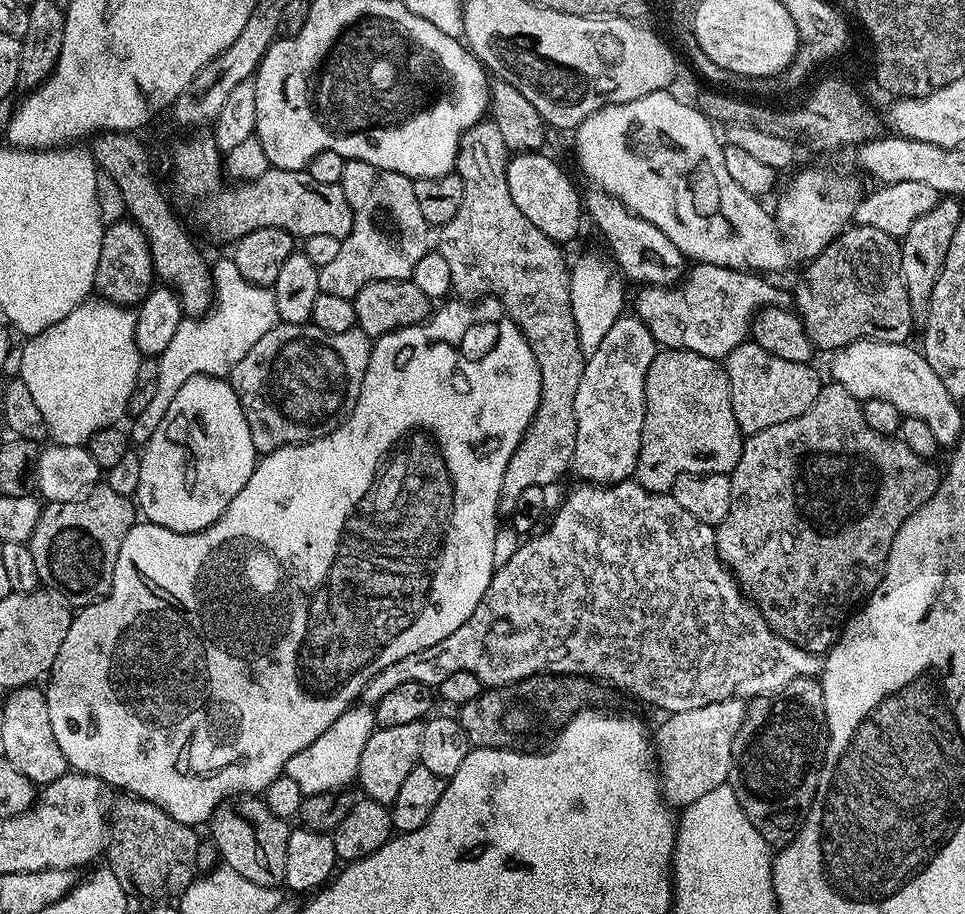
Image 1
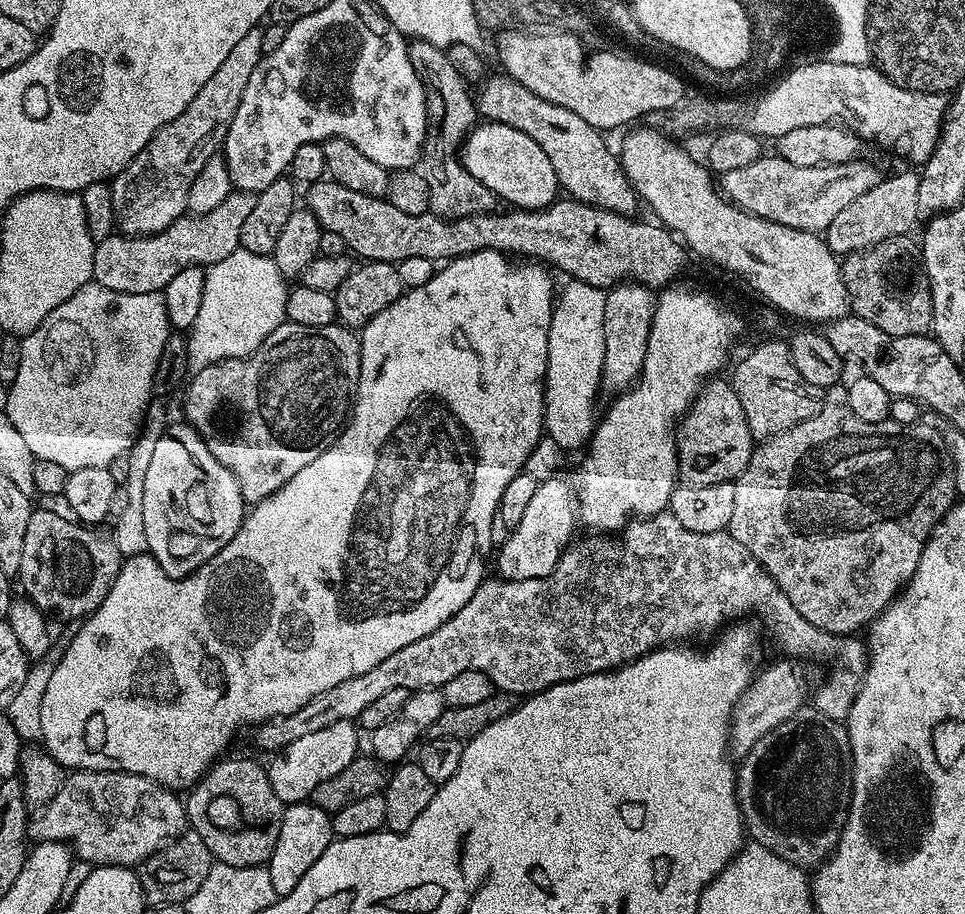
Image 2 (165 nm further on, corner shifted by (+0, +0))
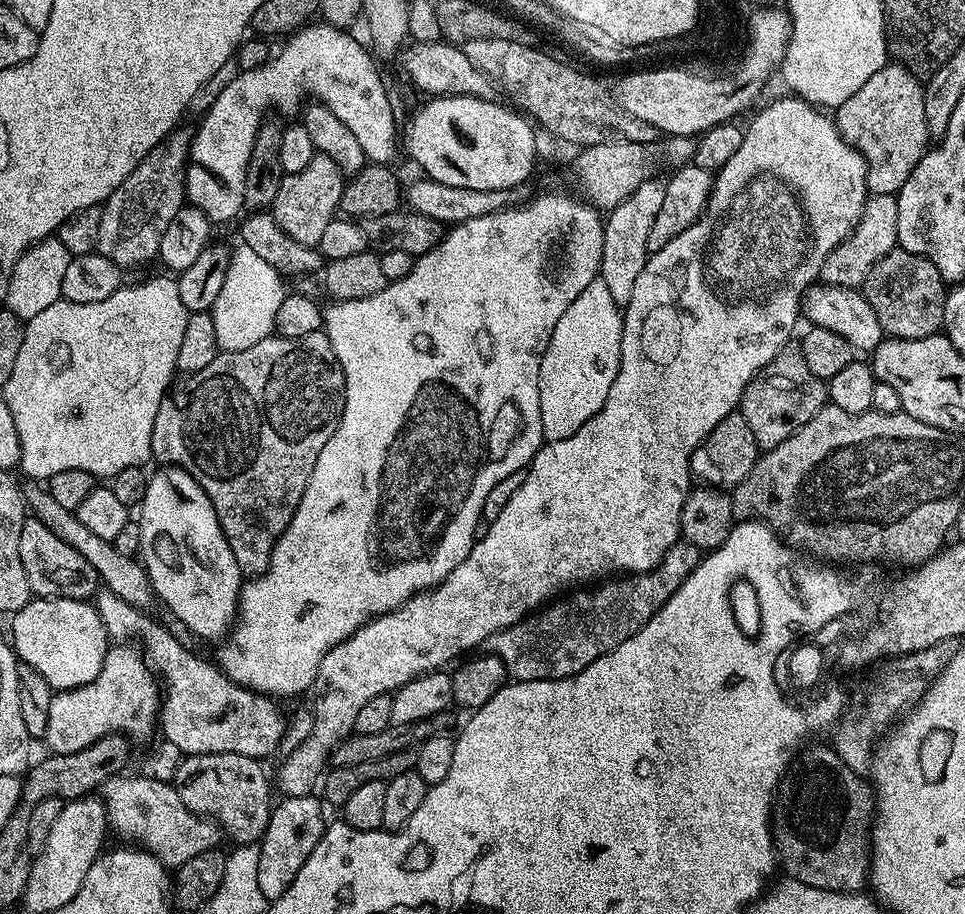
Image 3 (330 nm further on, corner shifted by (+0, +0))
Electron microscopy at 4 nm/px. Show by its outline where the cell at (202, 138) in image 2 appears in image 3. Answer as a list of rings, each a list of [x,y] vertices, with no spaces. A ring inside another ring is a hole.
[[[173,131],[168,139],[164,140],[153,150],[146,159],[138,165],[110,194],[110,198],[104,201],[100,208],[100,225],[98,226],[98,240],[95,251],[106,257],[110,262],[114,262],[122,270],[136,268],[139,264],[144,264],[147,260],[155,261],[160,255],[160,243],[162,234],[166,231],[166,226],[170,226],[170,218],[178,214],[178,210],[185,207],[186,197],[184,194],[184,169],[188,167],[188,147],[192,145],[192,132]]]

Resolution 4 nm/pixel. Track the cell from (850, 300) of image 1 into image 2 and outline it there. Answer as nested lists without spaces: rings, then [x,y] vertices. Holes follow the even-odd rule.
[[[908,236],[890,238],[873,248],[852,252],[840,265],[851,311],[891,336],[922,336],[932,330],[932,295],[918,244]]]

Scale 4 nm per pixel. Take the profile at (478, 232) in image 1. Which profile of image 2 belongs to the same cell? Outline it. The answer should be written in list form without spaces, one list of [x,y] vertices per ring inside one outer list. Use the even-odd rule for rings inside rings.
[[[413,39],[408,46],[412,63],[416,65],[425,85],[440,99],[440,104],[433,103],[430,108],[428,137],[424,140],[422,153],[422,171],[430,190],[430,210],[436,216],[473,216],[475,212],[491,212],[497,207],[497,197],[489,188],[467,172],[463,163],[452,153],[452,148],[459,149],[468,138],[468,133],[478,123],[476,101],[473,93],[468,93],[469,81],[464,79],[450,62],[447,51],[431,45],[424,40]]]

